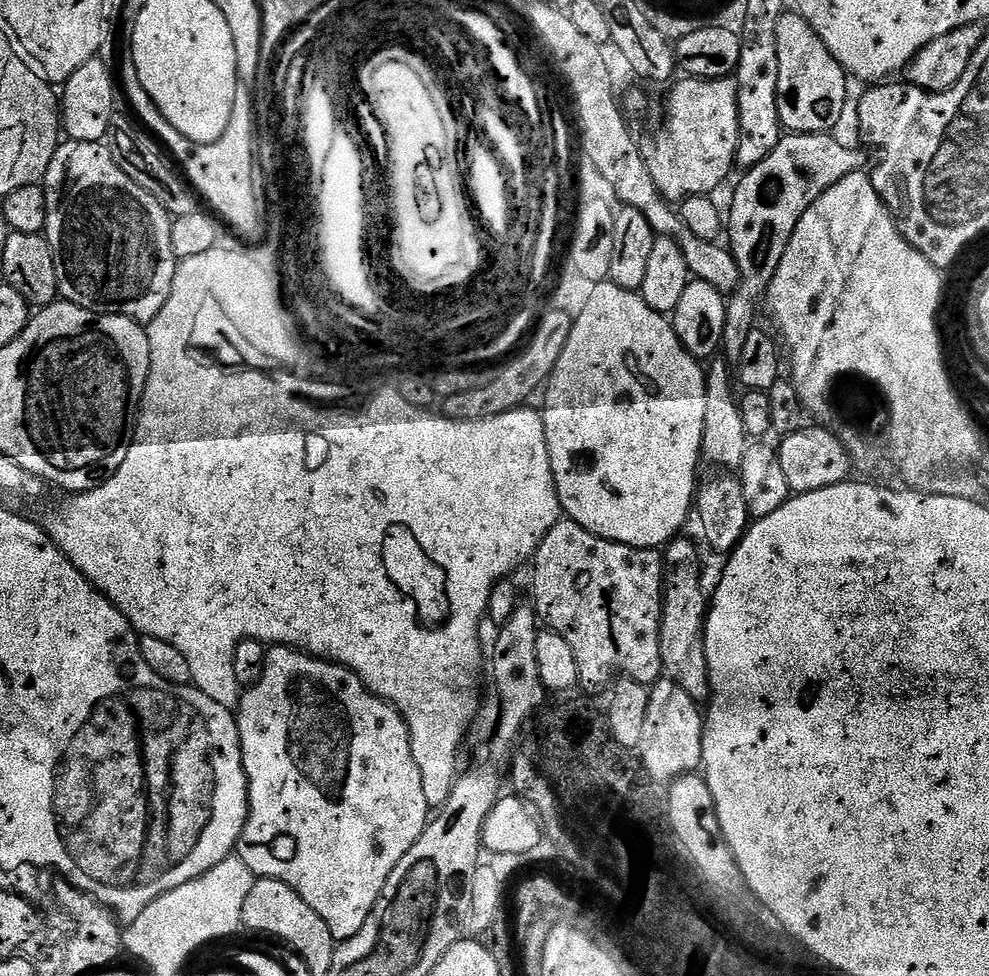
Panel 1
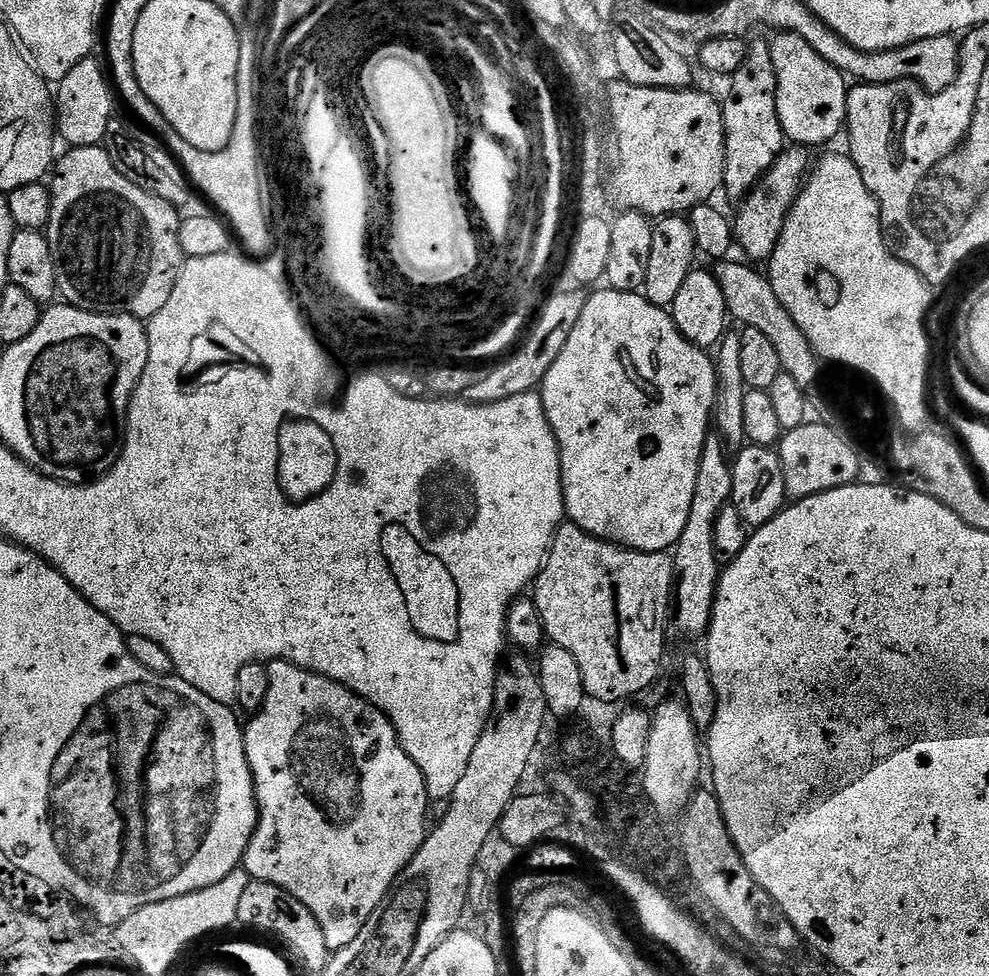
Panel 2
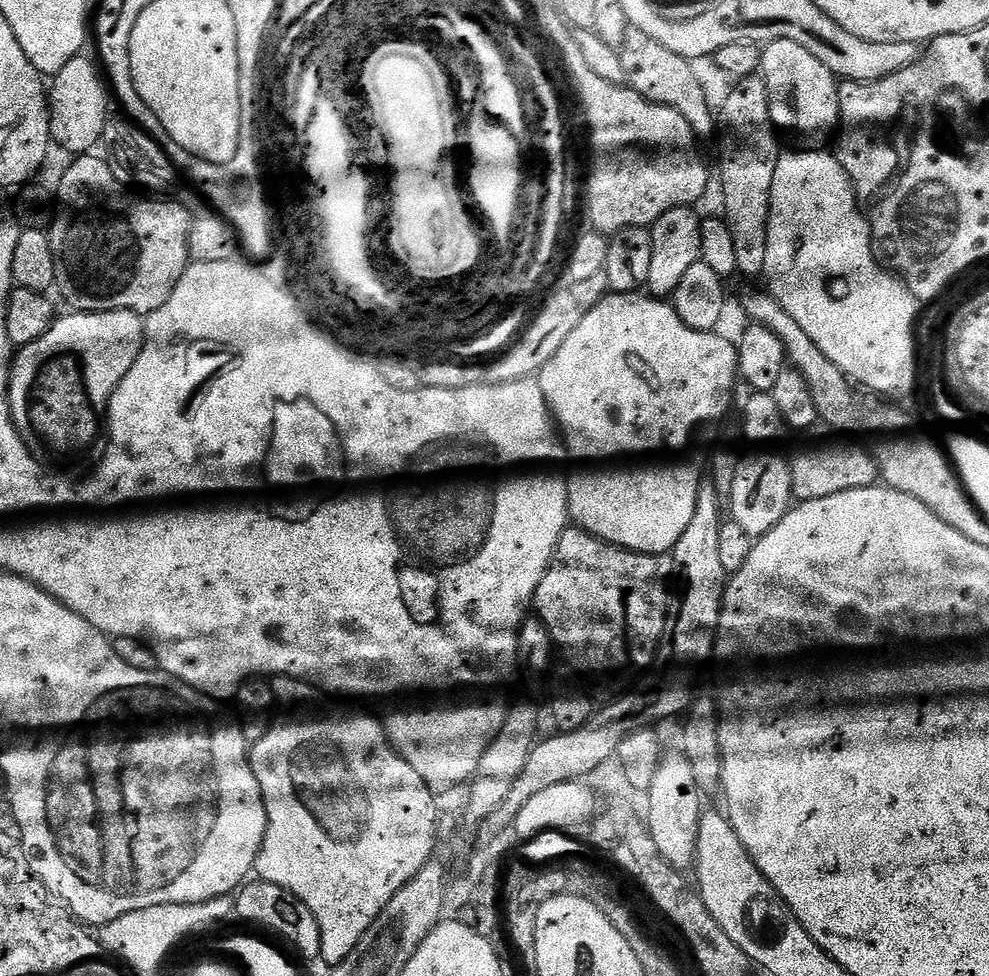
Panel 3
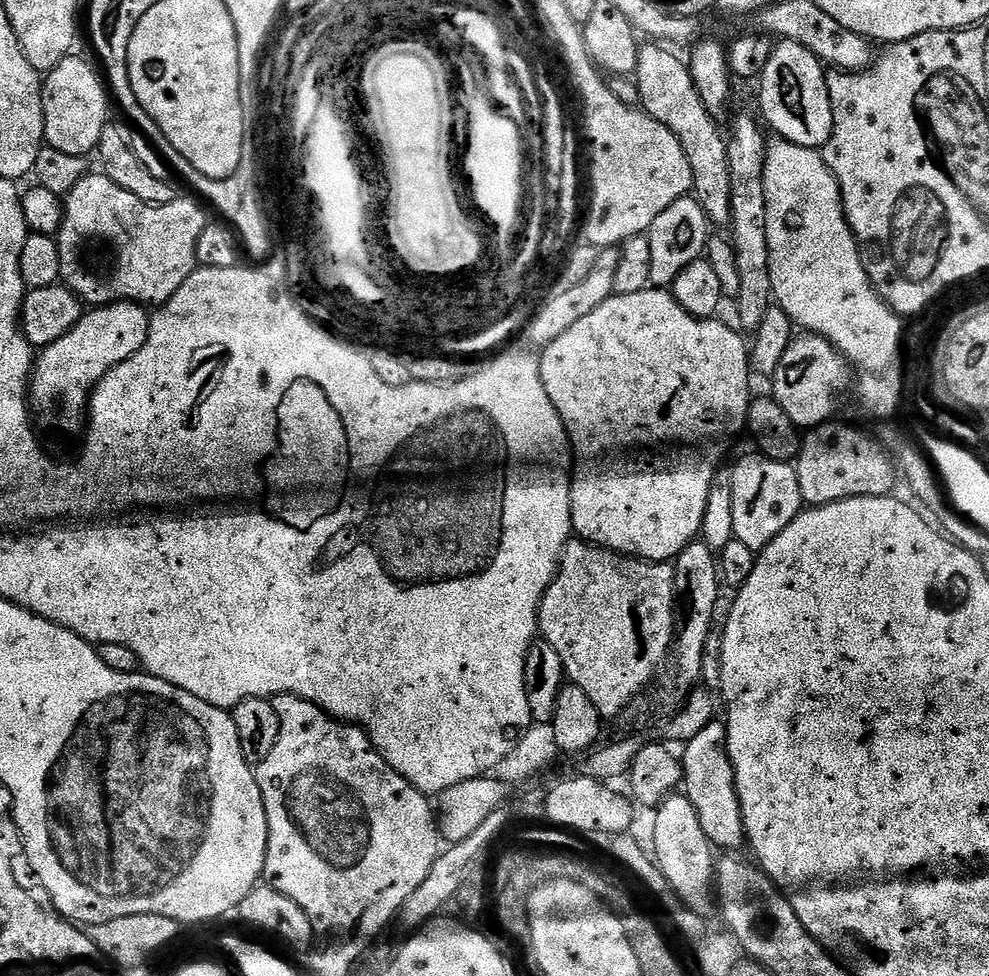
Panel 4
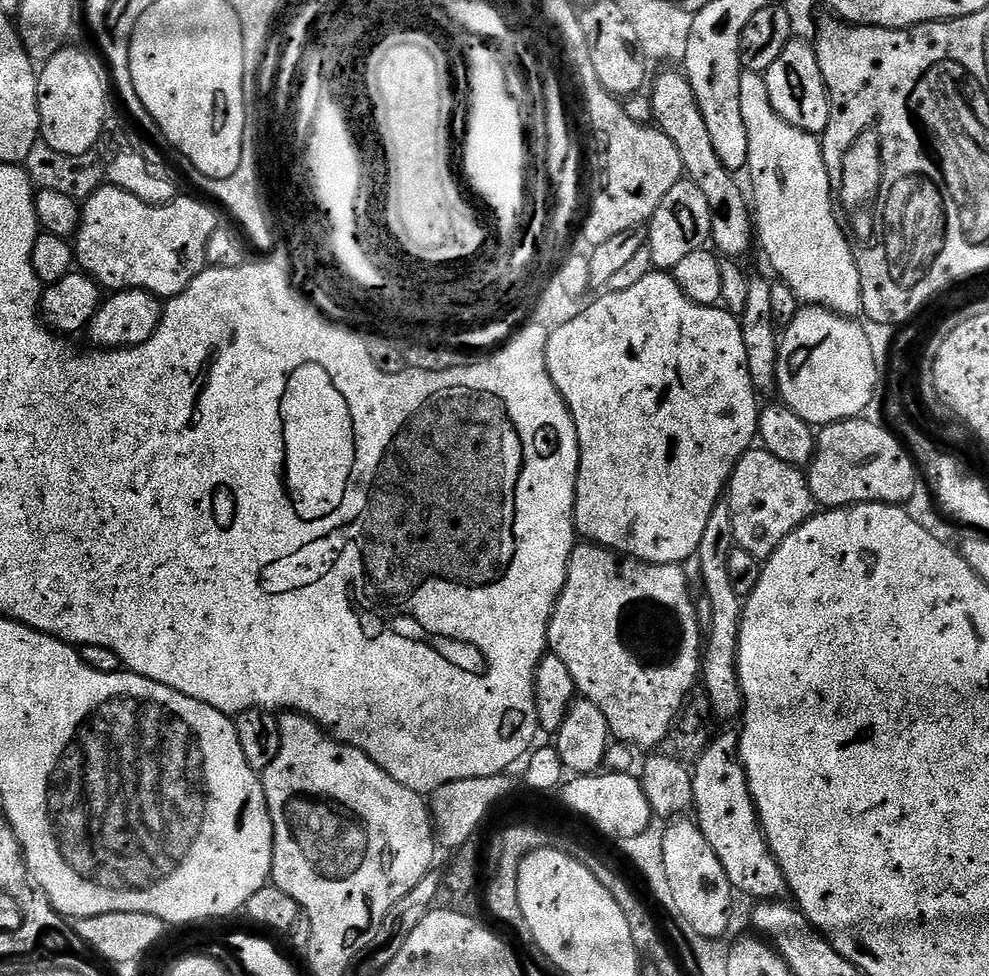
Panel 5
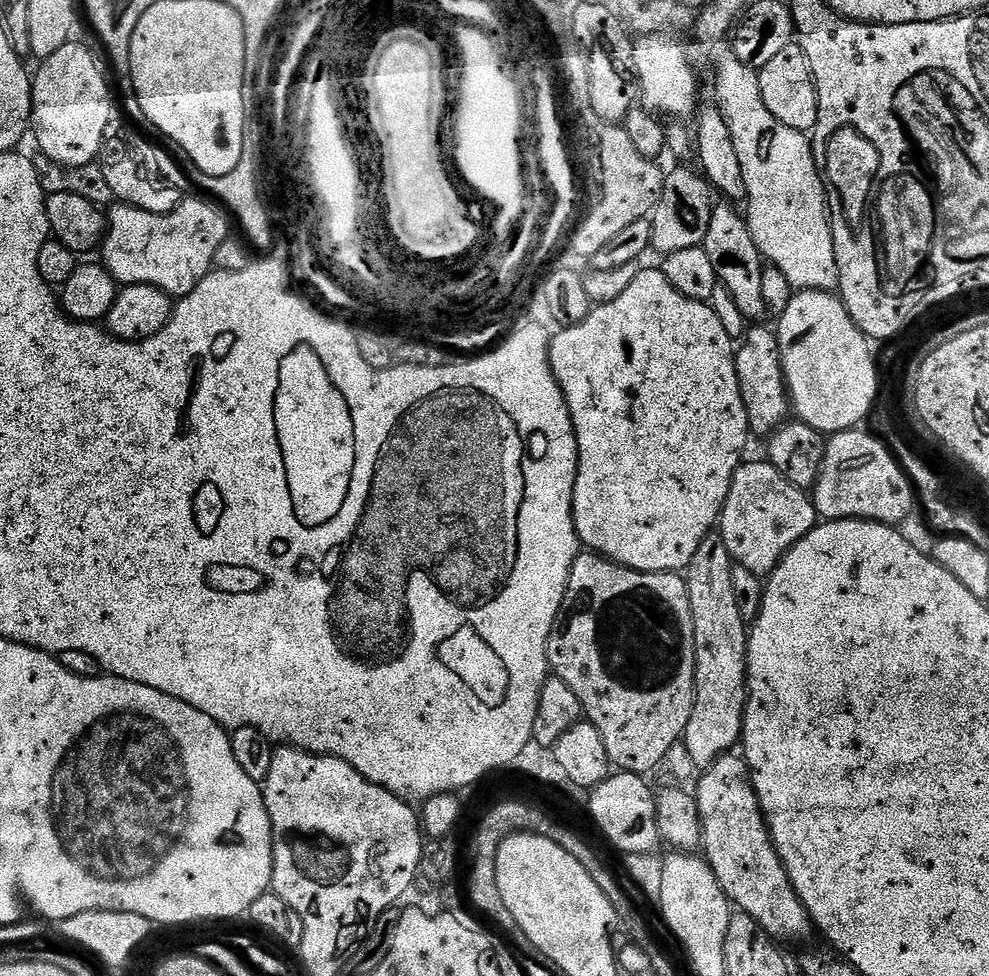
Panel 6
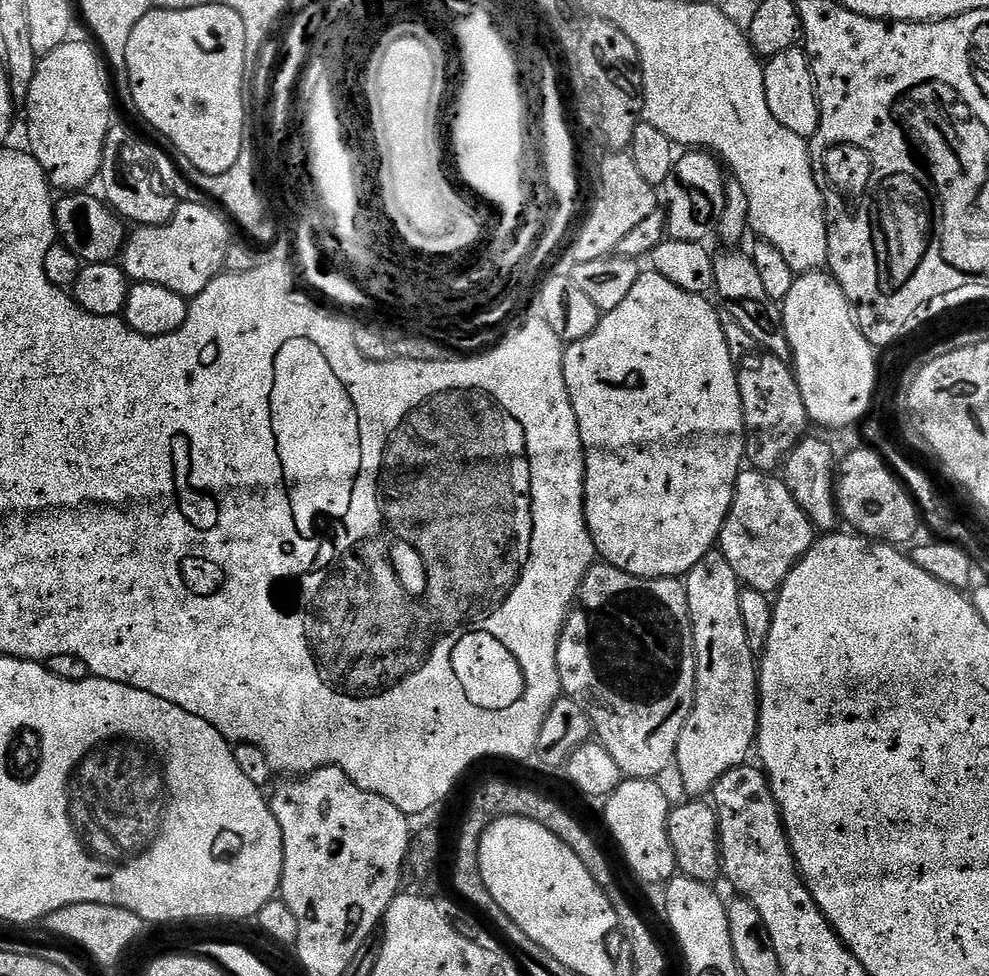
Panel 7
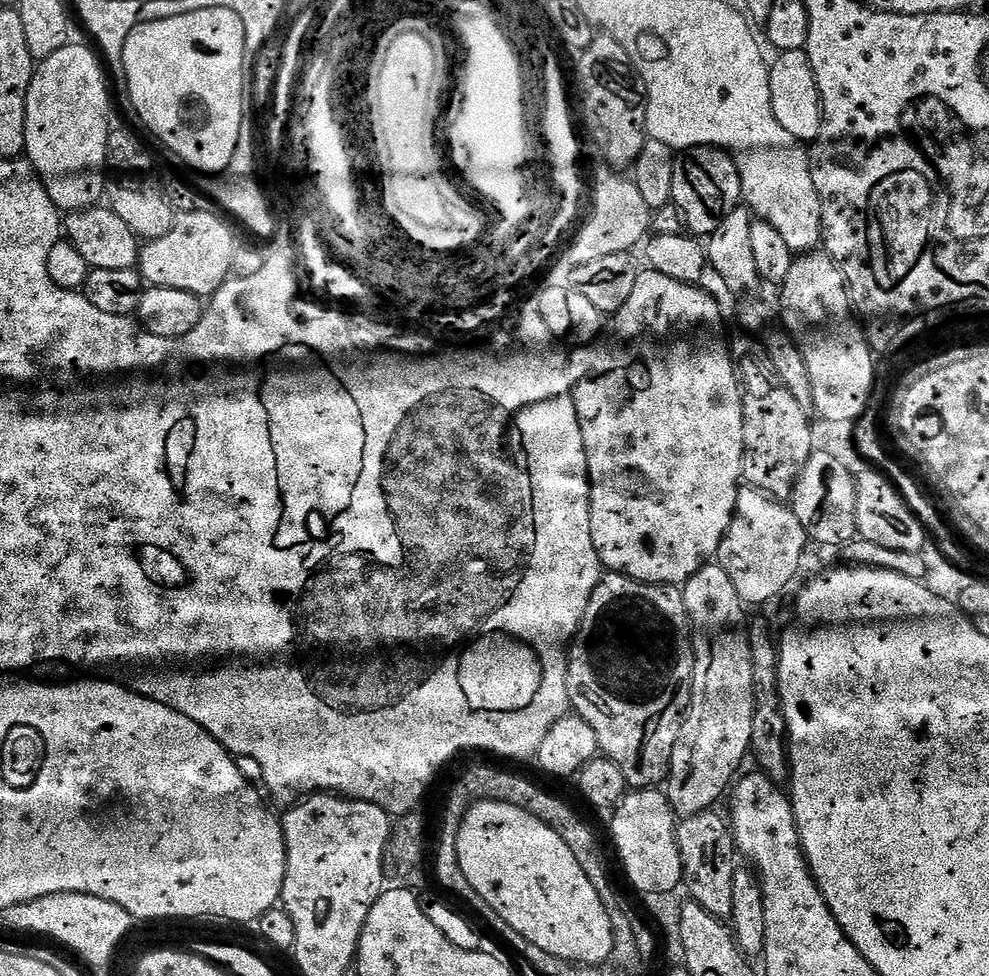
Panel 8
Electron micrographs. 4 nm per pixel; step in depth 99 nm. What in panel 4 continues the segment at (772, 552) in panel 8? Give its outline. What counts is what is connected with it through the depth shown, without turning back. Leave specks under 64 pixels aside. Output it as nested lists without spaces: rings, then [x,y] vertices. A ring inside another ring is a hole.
[[[759,454],[744,456],[732,468],[732,485],[734,537],[757,550],[774,542],[774,538],[778,538],[778,534],[782,534],[782,530],[786,530],[805,507],[795,467],[783,460],[771,460],[769,456]]]

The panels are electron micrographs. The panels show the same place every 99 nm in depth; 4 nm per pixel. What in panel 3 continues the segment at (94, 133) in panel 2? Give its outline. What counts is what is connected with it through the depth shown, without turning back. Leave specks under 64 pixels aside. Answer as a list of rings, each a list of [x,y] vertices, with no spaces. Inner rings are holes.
[[[77,58],[66,62],[62,70],[54,77],[48,92],[50,115],[52,117],[52,139],[61,144],[71,154],[88,154],[96,143],[101,143],[105,135],[104,123],[108,120],[108,96],[105,77],[95,63]]]

